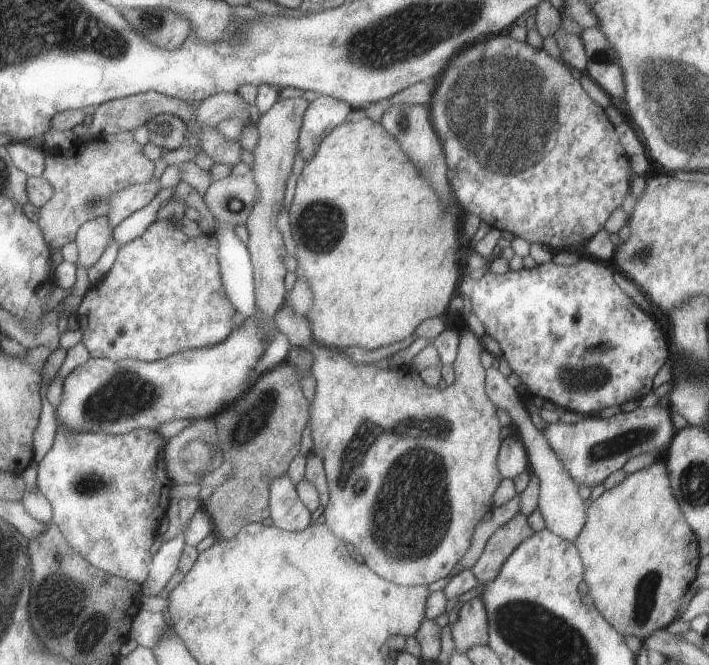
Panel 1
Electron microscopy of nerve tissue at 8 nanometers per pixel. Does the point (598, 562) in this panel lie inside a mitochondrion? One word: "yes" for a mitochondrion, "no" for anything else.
no

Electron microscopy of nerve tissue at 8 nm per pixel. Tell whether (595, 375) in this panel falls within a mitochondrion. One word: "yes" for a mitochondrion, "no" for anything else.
yes

